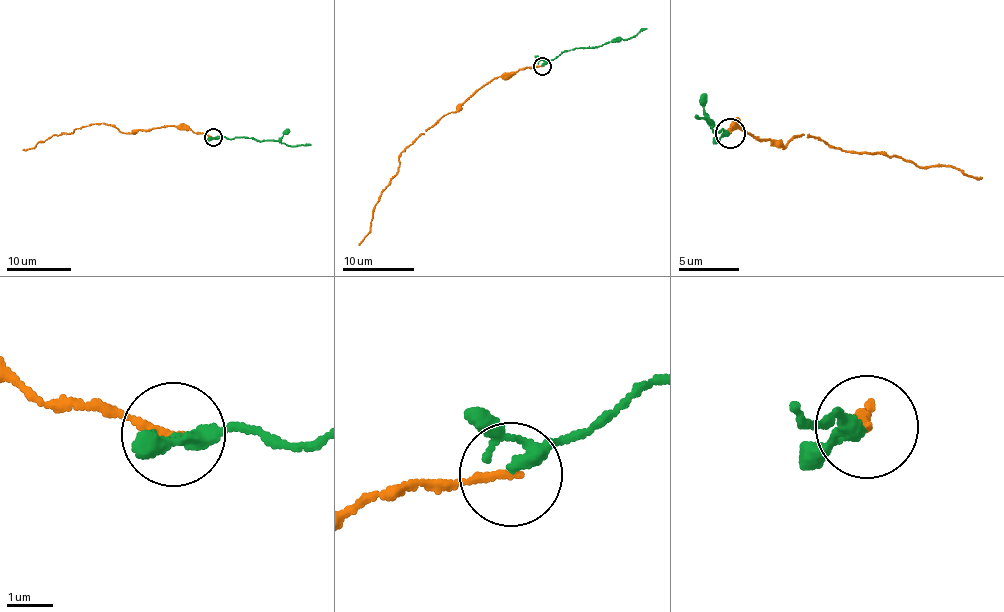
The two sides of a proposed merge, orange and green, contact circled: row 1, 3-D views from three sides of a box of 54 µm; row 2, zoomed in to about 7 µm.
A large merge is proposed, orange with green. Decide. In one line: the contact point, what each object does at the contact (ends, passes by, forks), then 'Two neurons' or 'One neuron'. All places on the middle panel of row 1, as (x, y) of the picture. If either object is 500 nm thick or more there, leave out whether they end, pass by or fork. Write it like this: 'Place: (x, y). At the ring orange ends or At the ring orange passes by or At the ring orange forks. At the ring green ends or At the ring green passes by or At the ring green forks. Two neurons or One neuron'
Place: (542, 66). At the ring orange ends. At the ring green passes by. One neuron

